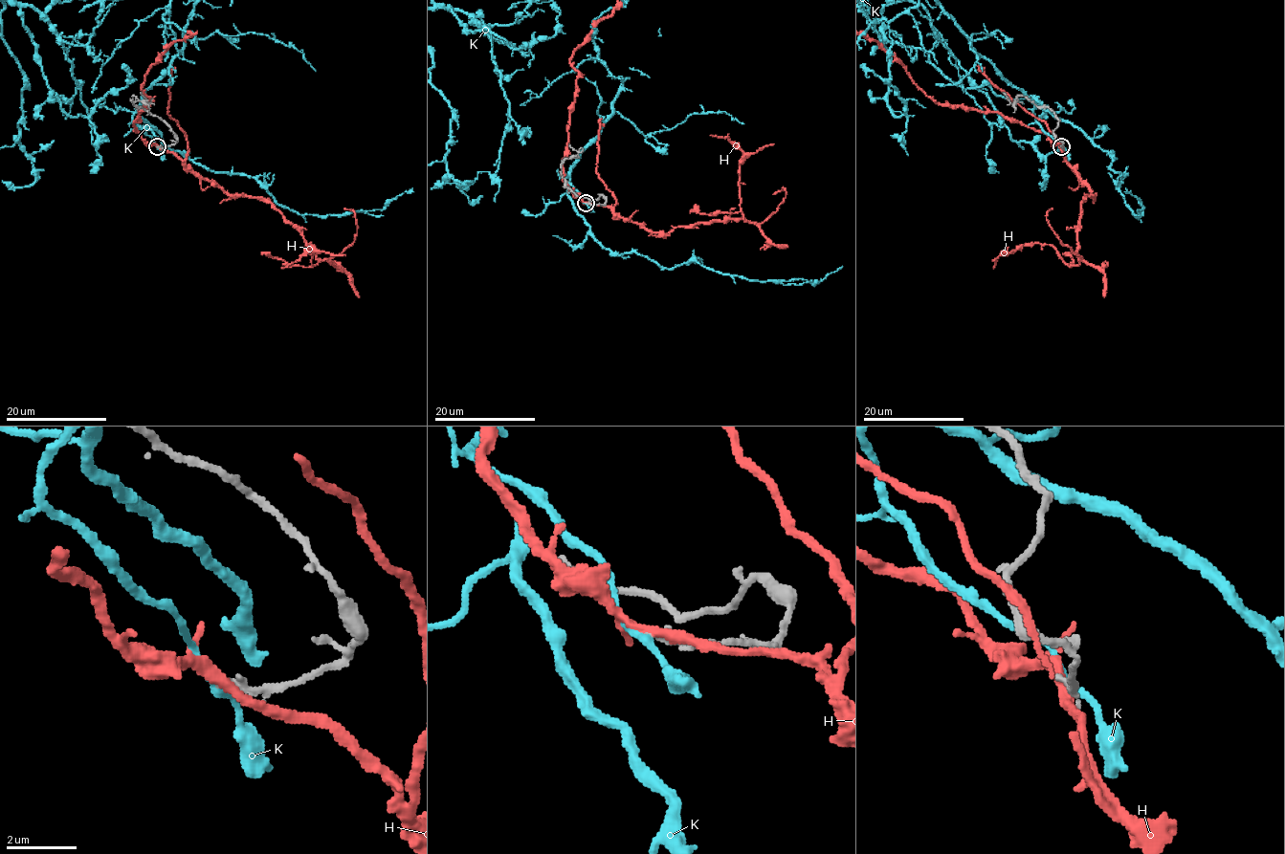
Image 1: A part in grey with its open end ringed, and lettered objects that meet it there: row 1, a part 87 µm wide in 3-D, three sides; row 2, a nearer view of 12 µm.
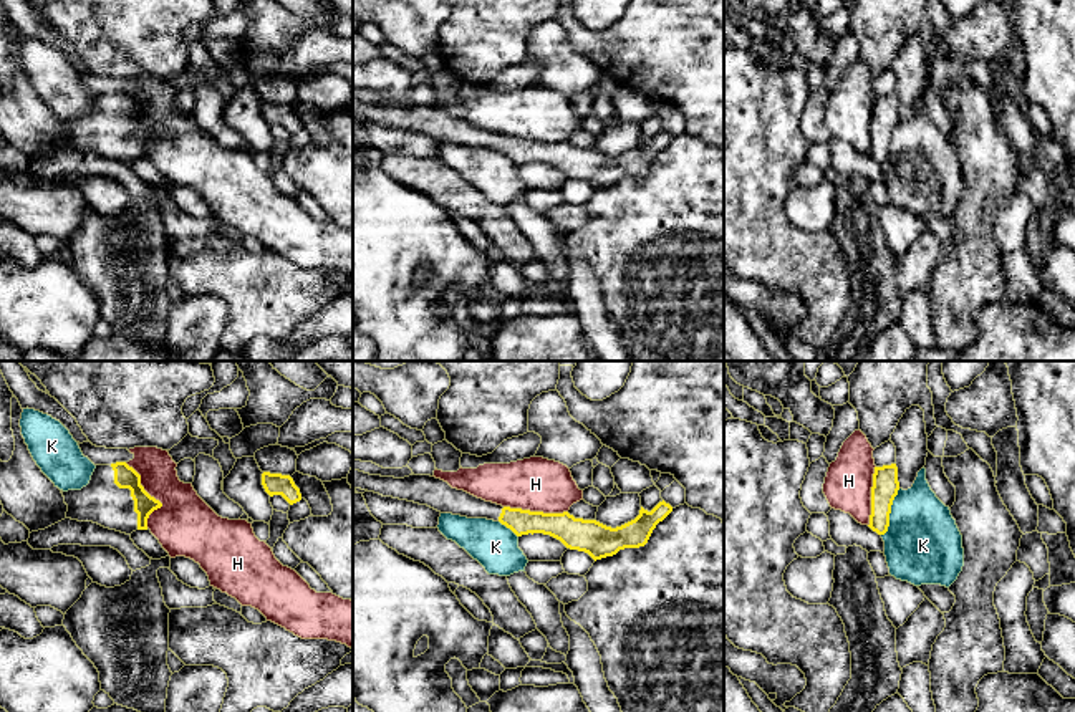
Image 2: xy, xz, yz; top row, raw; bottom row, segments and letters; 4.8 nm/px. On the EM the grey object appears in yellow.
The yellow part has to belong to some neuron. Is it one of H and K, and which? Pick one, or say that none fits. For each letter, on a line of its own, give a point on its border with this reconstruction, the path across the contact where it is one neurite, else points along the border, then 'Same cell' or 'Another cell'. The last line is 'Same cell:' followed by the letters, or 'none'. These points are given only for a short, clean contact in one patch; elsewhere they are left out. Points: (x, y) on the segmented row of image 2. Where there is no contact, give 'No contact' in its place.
H: Touches yellow at xy (149, 495). Another cell
K: Touches yellow at yz (890, 512). Boundary: yz (900, 489), (891, 505), (890, 525), (882, 535). Another cell
Same cell: none

